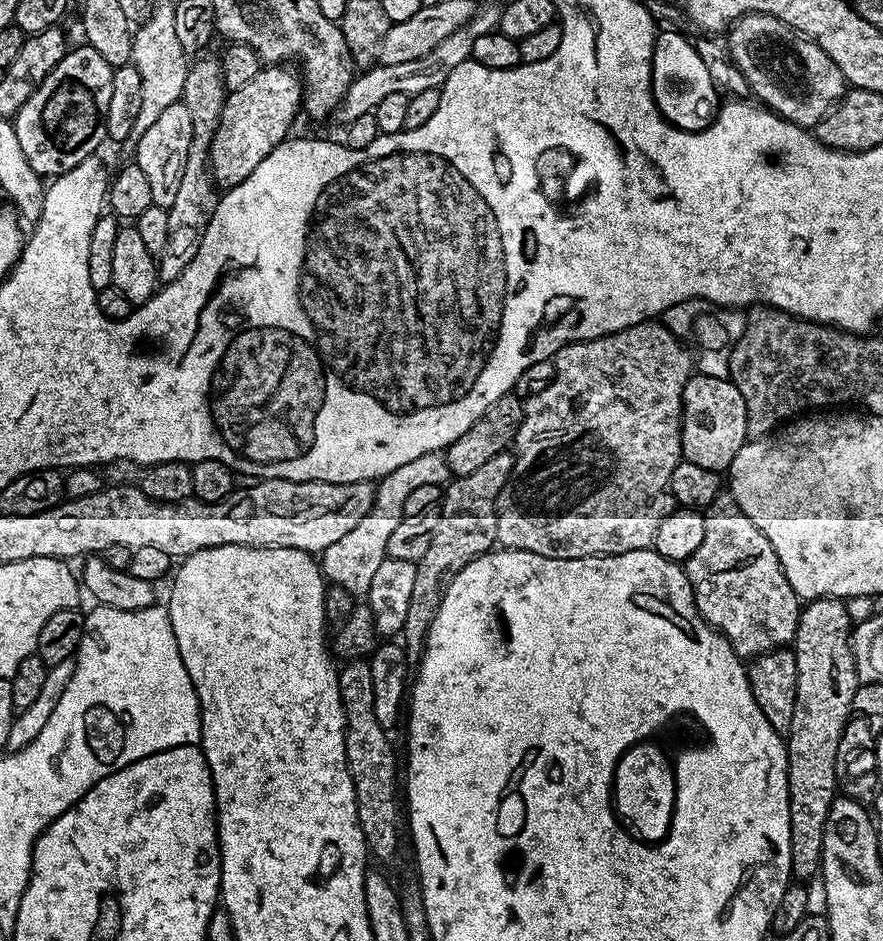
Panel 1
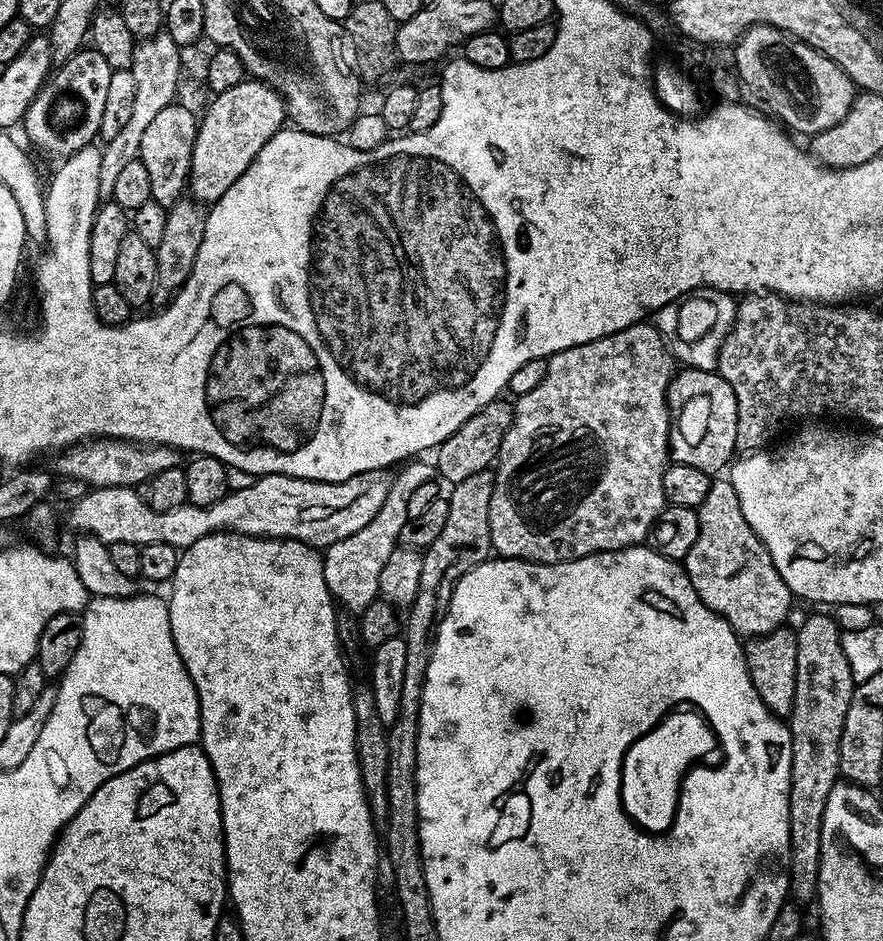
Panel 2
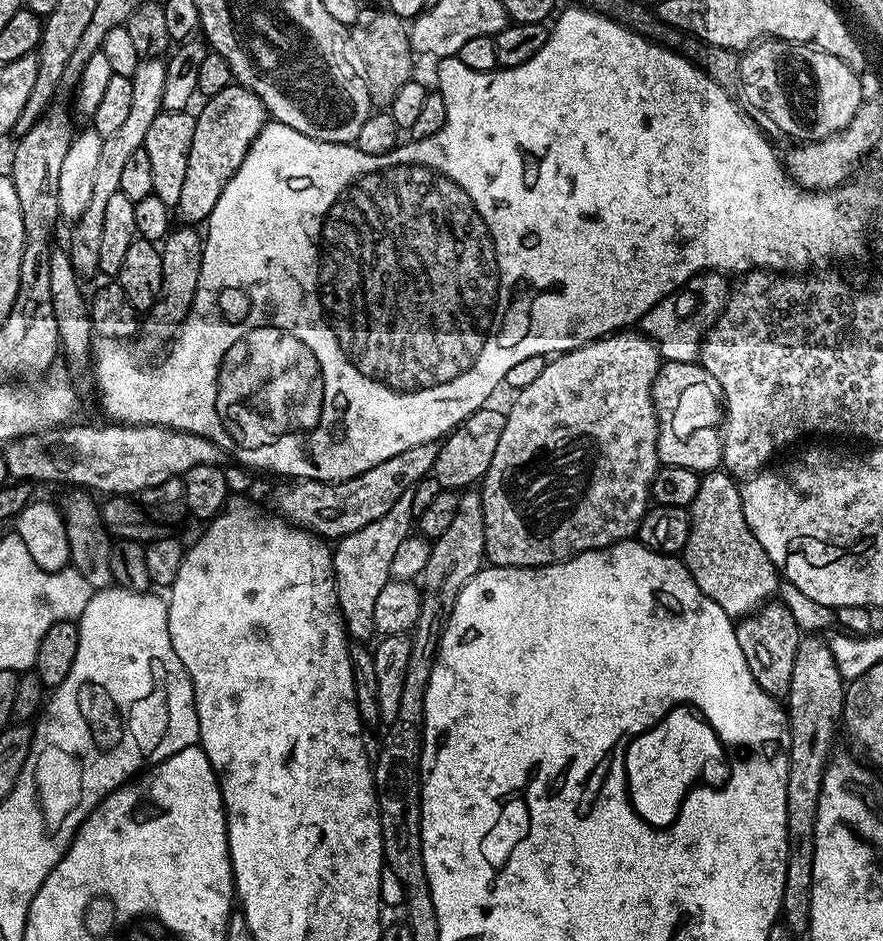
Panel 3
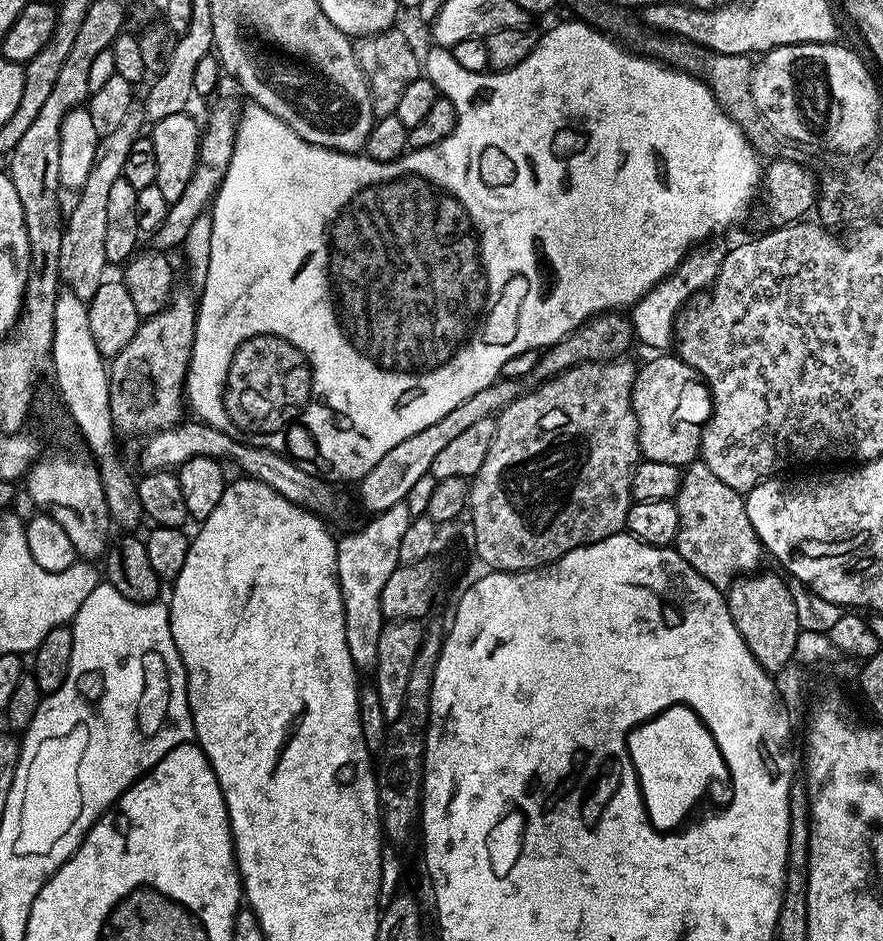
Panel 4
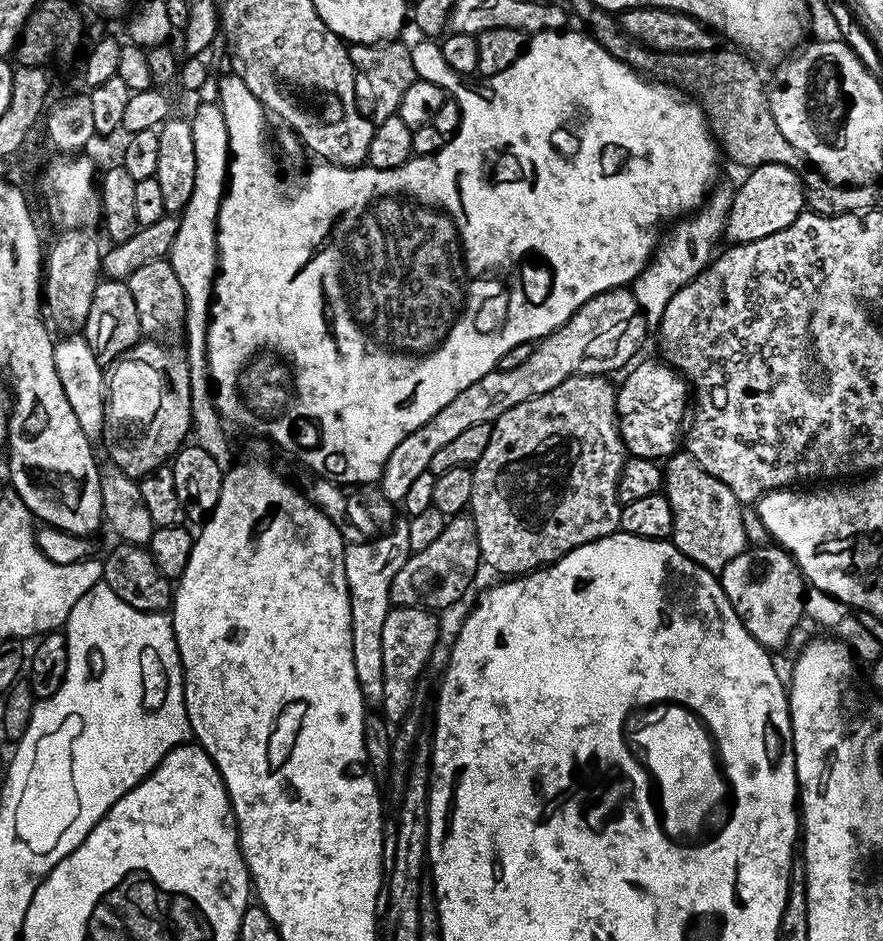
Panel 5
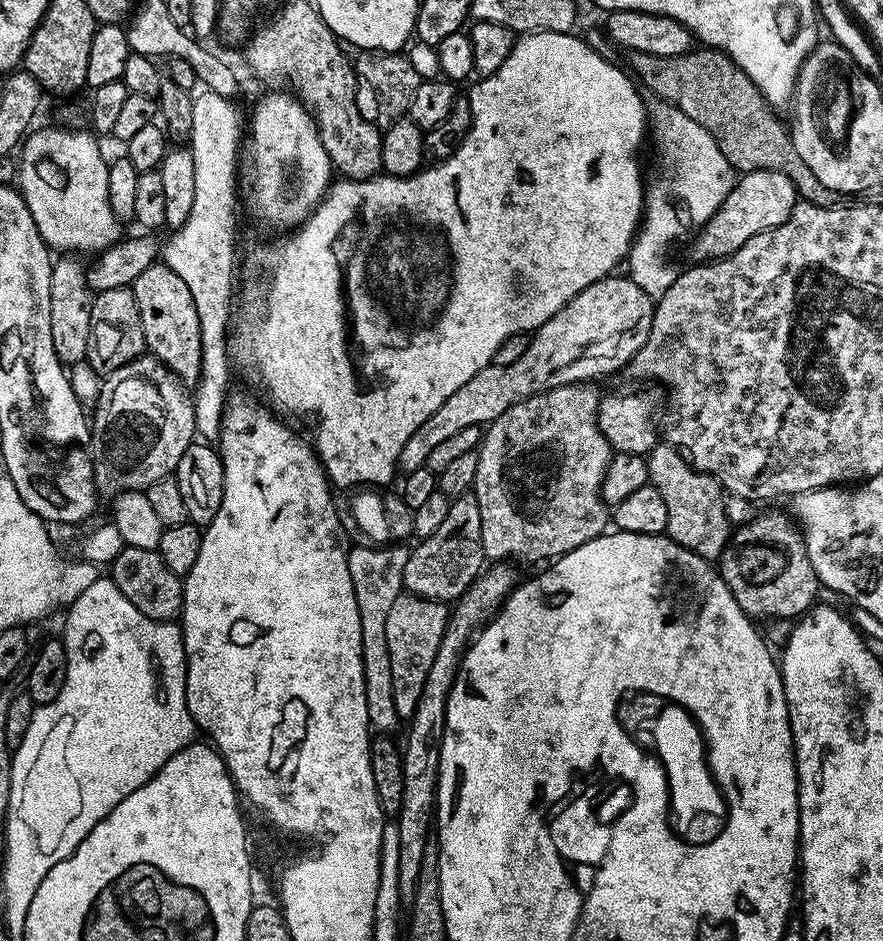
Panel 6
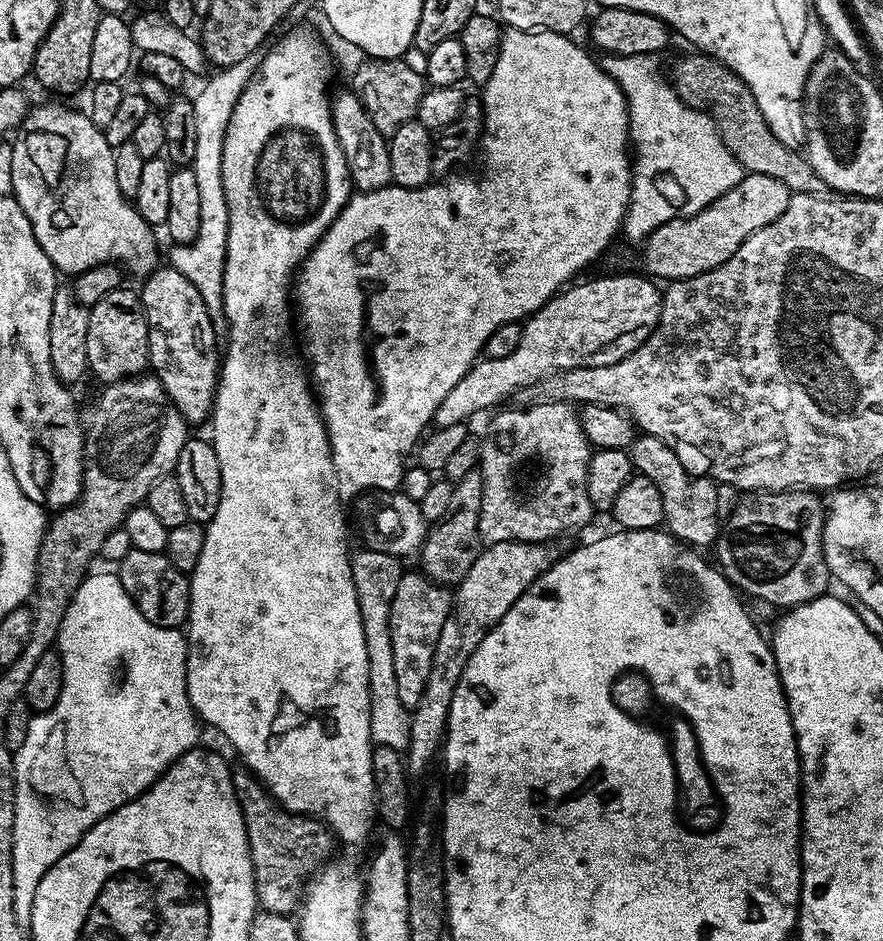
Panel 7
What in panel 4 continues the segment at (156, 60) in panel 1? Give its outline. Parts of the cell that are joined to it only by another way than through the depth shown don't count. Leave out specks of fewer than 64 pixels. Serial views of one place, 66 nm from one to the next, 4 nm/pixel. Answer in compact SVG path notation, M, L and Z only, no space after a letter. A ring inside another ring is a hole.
M133 110L126 114L122 126L110 134L100 137L100 145L94 158L94 166L90 166L90 178L86 178L84 187L79 189L76 205L72 213L67 213L64 220L64 233L62 234L62 250L58 254L60 278L66 287L73 291L78 298L85 302L94 298L98 286L104 283L106 273L104 268L109 267L106 258L106 206L108 205L109 189L113 183L123 177L126 166L126 154L130 154L130 146L141 139L140 127L145 127L146 121L143 111Z

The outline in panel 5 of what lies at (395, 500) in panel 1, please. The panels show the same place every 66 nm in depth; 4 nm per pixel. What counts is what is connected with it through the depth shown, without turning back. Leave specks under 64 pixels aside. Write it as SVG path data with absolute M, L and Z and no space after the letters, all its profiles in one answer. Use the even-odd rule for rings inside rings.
M397 519L387 534L380 534L376 541L364 545L349 544L344 549L346 562L346 582L350 594L350 620L352 641L354 642L354 674L358 674L358 686L369 705L379 706L382 694L382 625L386 622L388 609L393 607L390 598L390 584L394 574L412 552L408 537L408 520Z

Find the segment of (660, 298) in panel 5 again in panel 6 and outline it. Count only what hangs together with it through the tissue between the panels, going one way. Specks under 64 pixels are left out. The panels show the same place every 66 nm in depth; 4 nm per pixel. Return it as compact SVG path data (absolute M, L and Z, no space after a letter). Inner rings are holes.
M660 102L657 105L650 112L650 140L656 143L664 161L656 177L647 181L640 227L636 229L636 238L626 257L628 279L642 286L642 290L653 298L666 294L666 290L674 286L678 275L678 268L672 265L671 258L664 251L679 236L703 228L704 223L722 206L726 194L730 194L738 179L736 169L726 162L722 150L718 150L718 142L714 142L702 125L670 103Z

